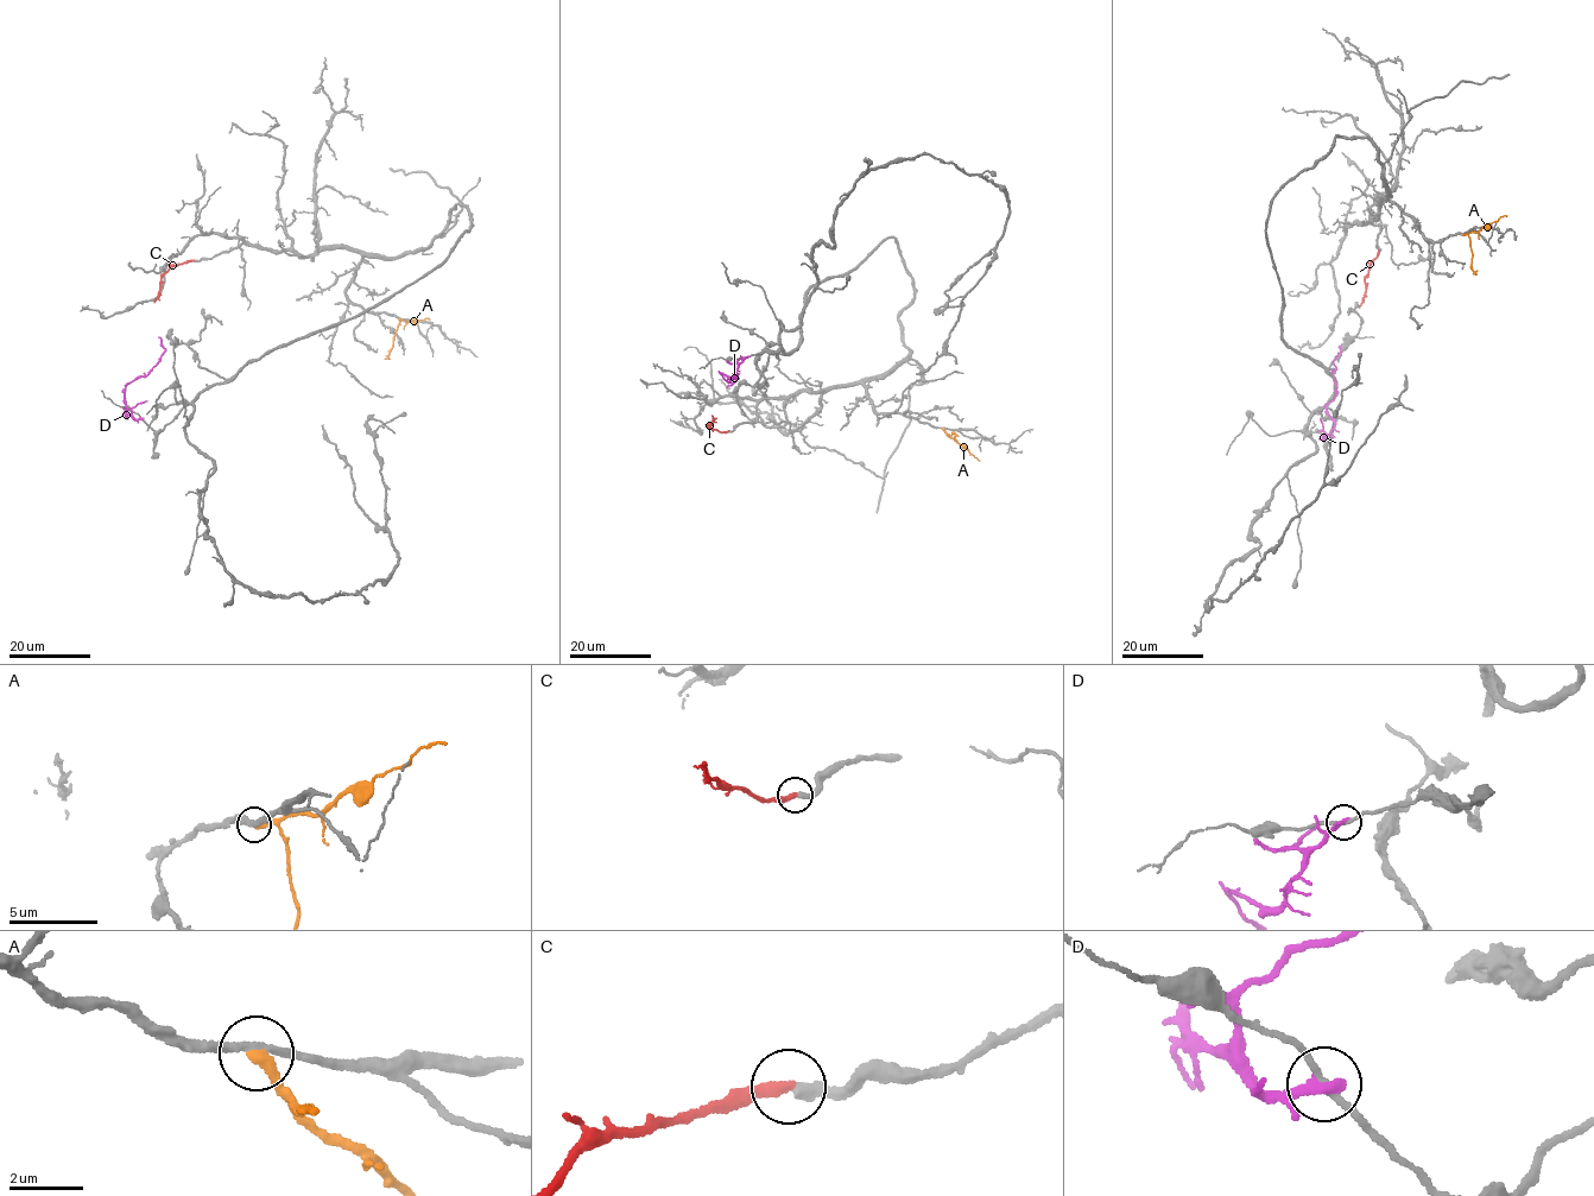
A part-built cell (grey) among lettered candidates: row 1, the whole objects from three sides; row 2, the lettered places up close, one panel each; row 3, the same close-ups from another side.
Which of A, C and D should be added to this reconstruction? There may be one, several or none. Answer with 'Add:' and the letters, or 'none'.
Add: C

